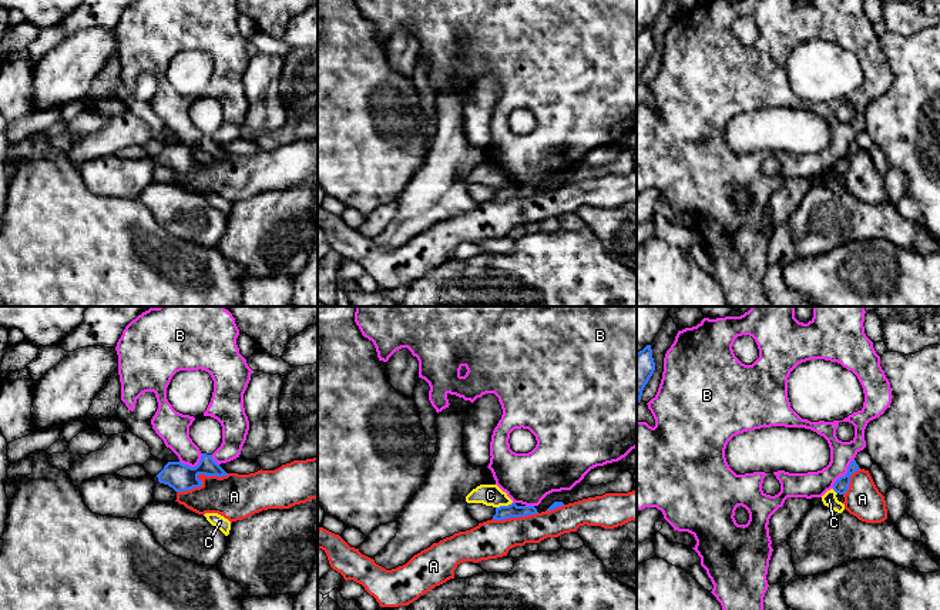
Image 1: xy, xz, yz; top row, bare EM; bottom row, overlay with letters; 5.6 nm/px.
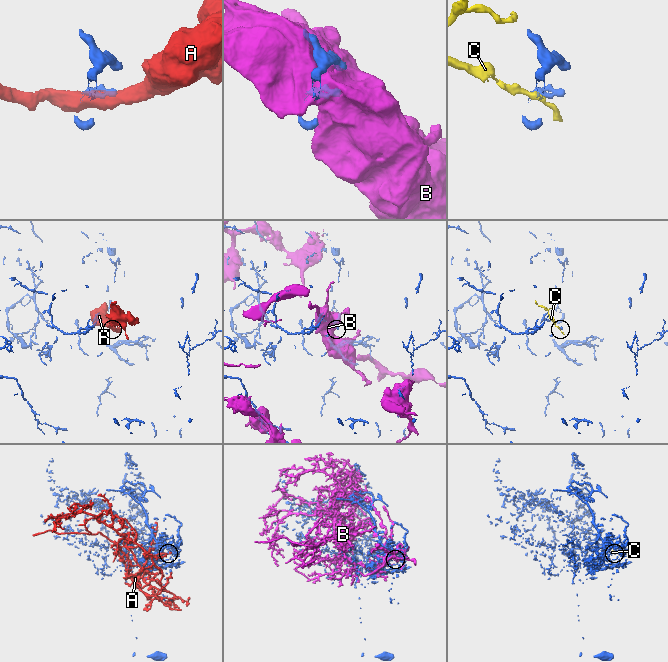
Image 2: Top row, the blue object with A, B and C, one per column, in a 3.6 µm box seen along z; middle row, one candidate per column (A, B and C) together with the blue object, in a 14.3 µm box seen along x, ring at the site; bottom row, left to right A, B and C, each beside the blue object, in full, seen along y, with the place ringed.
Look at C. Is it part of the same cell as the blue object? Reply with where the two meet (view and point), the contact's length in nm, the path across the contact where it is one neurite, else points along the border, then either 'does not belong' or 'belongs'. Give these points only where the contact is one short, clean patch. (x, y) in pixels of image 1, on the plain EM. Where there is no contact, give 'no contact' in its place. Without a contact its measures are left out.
xz (503, 187) | 100 nm | along xz (512, 183), (496, 188) | does not belong

